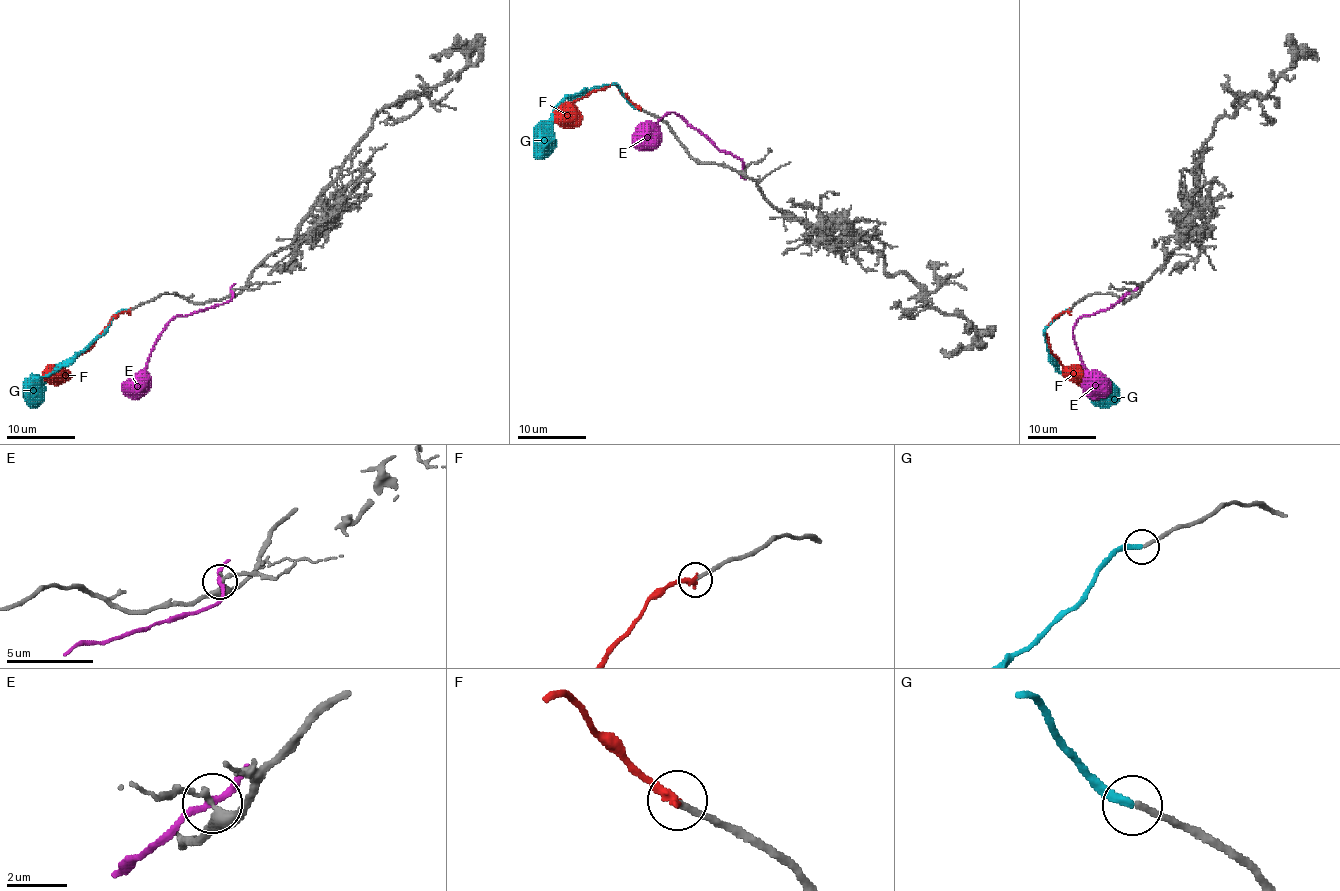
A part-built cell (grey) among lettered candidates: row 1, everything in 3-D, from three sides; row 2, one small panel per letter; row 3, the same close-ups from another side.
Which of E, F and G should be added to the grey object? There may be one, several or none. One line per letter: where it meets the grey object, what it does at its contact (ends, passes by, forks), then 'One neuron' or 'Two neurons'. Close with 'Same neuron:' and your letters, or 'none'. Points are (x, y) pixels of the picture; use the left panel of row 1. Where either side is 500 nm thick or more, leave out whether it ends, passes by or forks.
E: Touches grey at (231, 292). It passes by. Two neurons
F: Touches grey at (130, 311). It ends there. Two neurons
G: Touches grey at (129, 311). It ends there. One neuron
Same neuron: G

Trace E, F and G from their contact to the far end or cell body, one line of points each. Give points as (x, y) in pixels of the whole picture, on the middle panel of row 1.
E: (742, 171), (742, 162), (737, 157), (718, 150), (675, 112), (666, 114), (635, 143)
F: (640, 109), (615, 84), (609, 84), (580, 96), (573, 103), (573, 121), (565, 127)
G: (639, 109), (615, 84), (596, 86), (582, 95), (570, 95), (556, 109), (553, 121), (539, 140), (537, 158)

